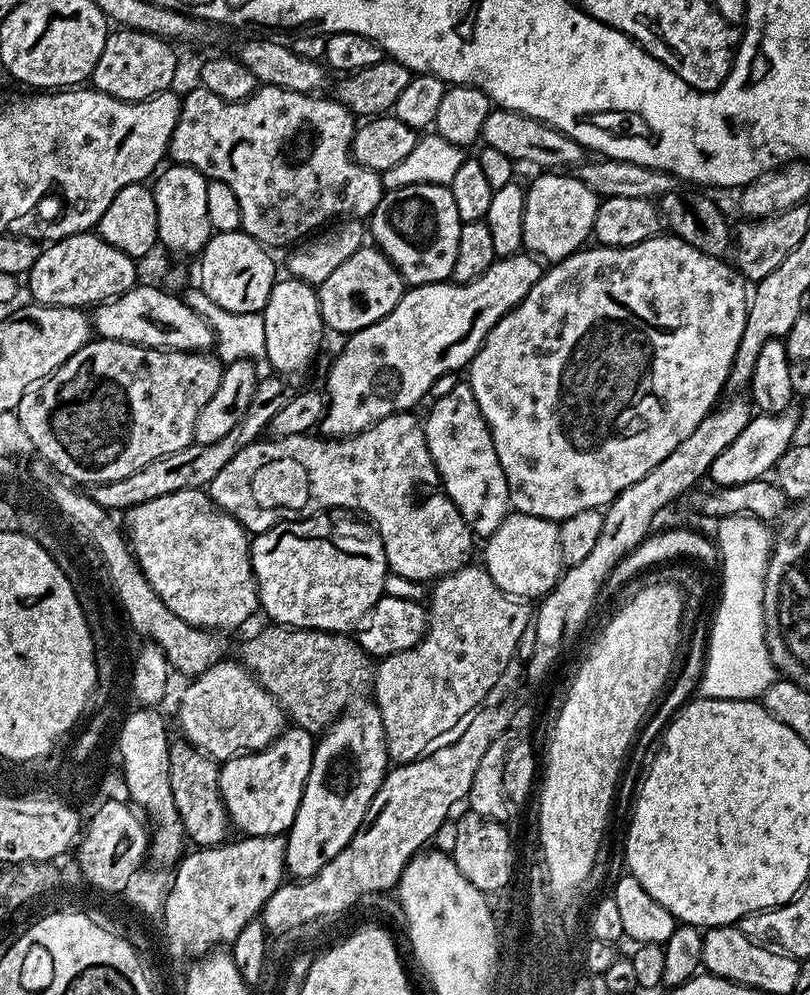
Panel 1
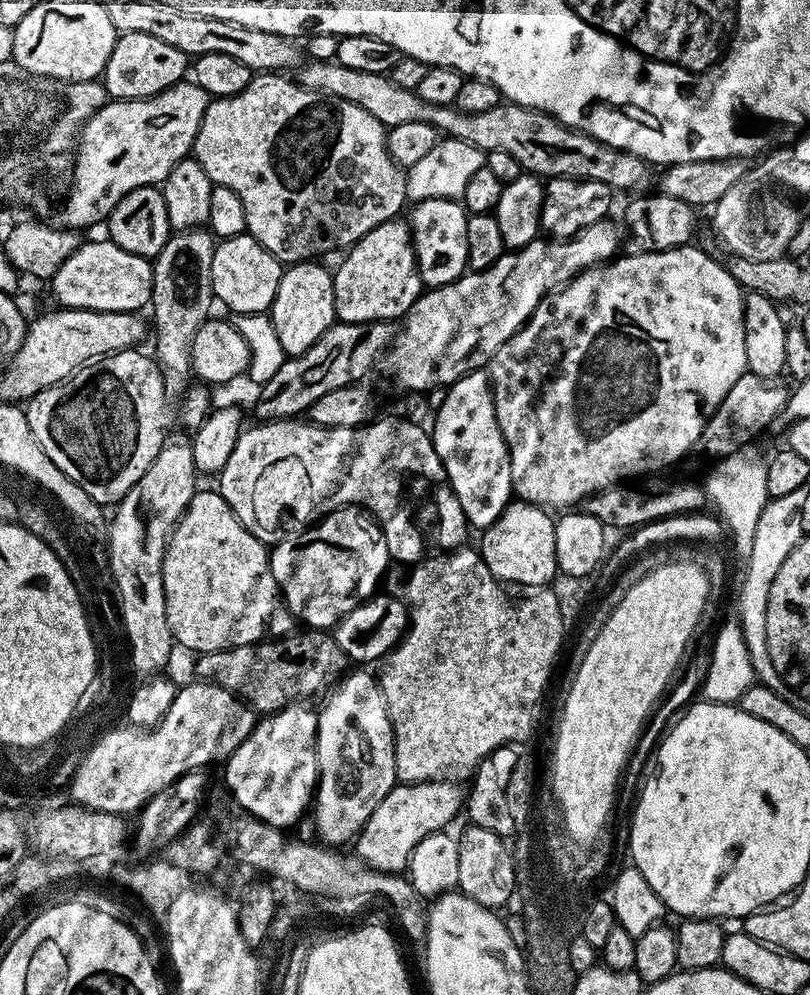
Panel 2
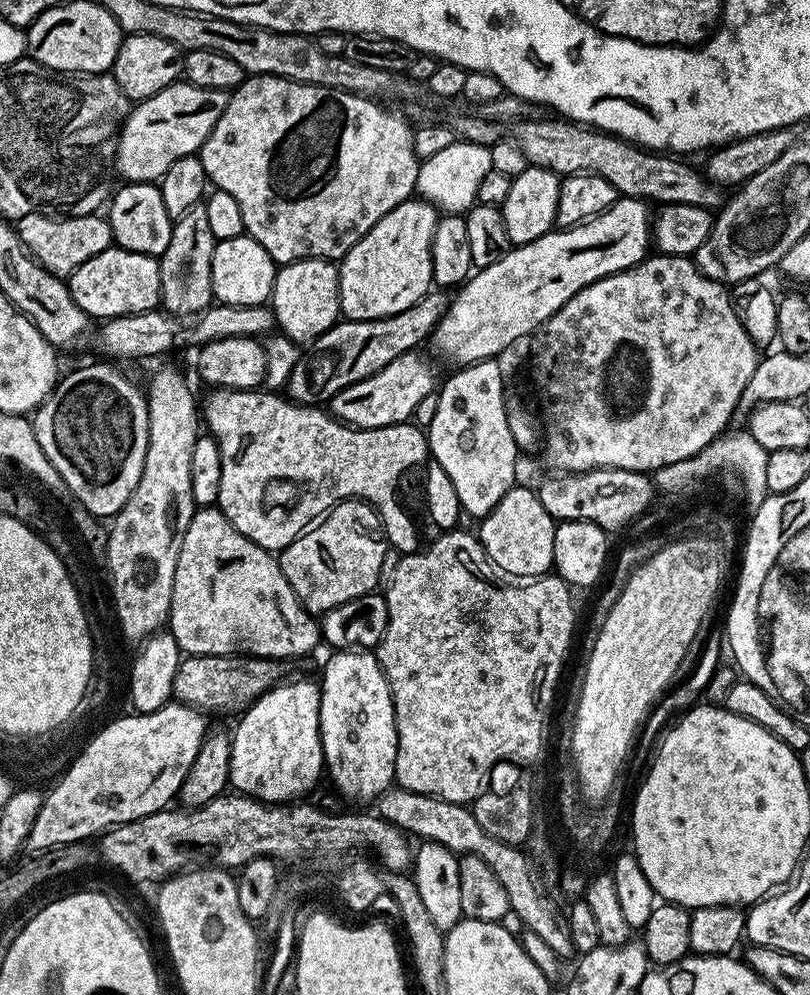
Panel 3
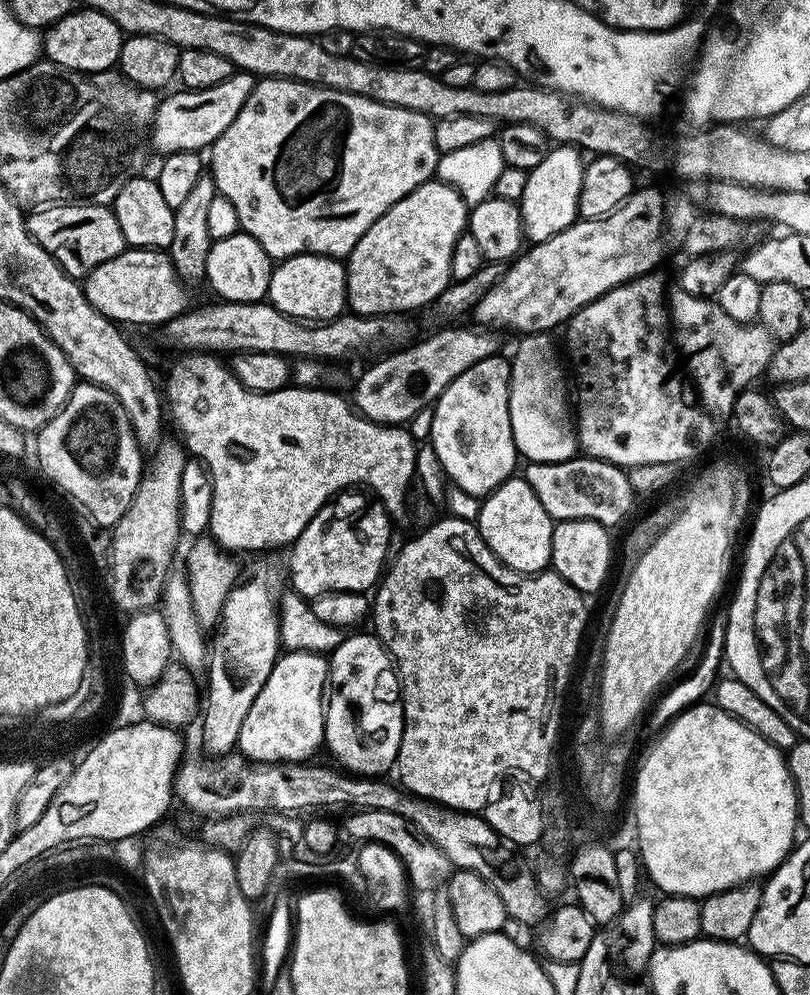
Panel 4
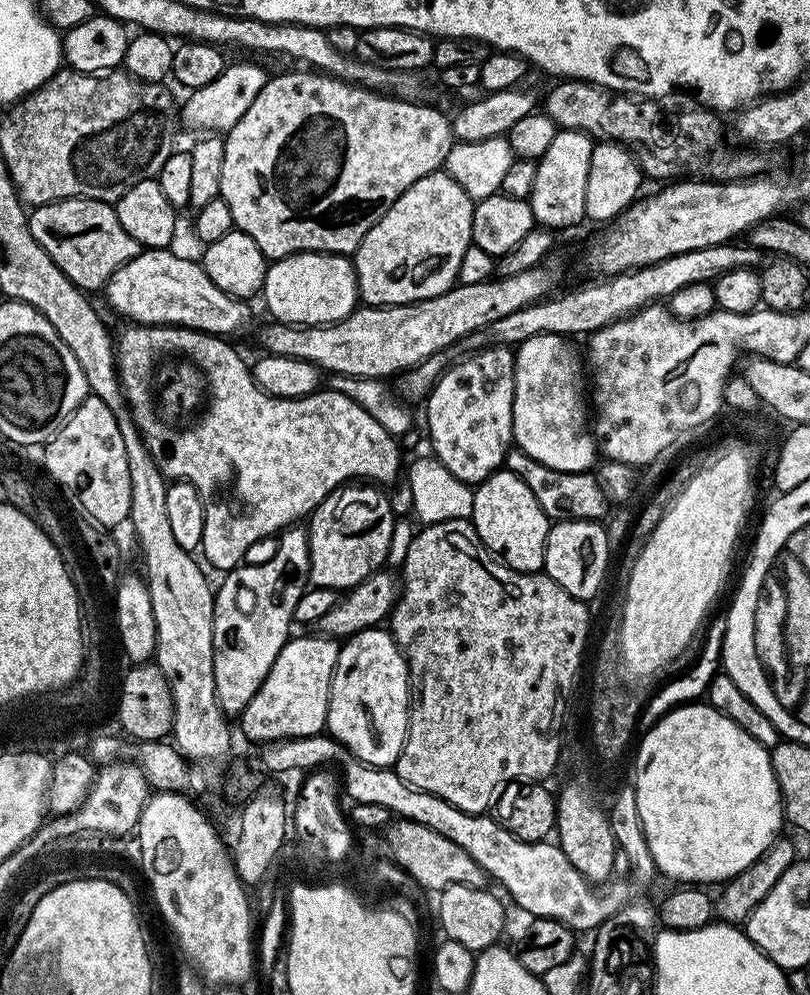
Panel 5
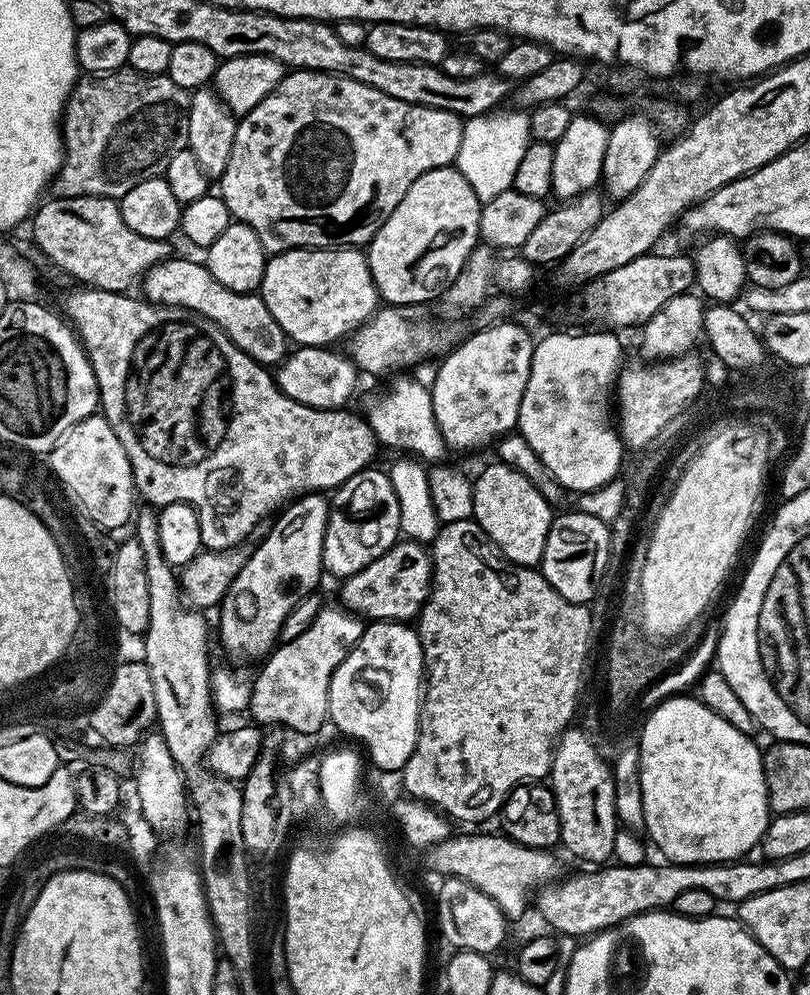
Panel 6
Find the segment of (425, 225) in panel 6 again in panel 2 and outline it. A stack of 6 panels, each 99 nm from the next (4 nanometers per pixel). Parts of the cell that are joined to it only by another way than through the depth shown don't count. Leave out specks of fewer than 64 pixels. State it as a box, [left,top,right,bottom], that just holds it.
[332,219,422,324]

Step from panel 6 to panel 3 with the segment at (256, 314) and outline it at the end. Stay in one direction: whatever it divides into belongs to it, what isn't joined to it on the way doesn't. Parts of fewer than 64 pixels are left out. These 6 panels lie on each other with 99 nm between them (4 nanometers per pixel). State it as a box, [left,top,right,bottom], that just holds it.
[67,246,160,320]

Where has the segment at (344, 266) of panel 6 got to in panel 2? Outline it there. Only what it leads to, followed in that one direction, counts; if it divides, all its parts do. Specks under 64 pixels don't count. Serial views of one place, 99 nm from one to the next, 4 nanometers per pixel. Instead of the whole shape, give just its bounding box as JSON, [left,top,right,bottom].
[270,262,336,357]

